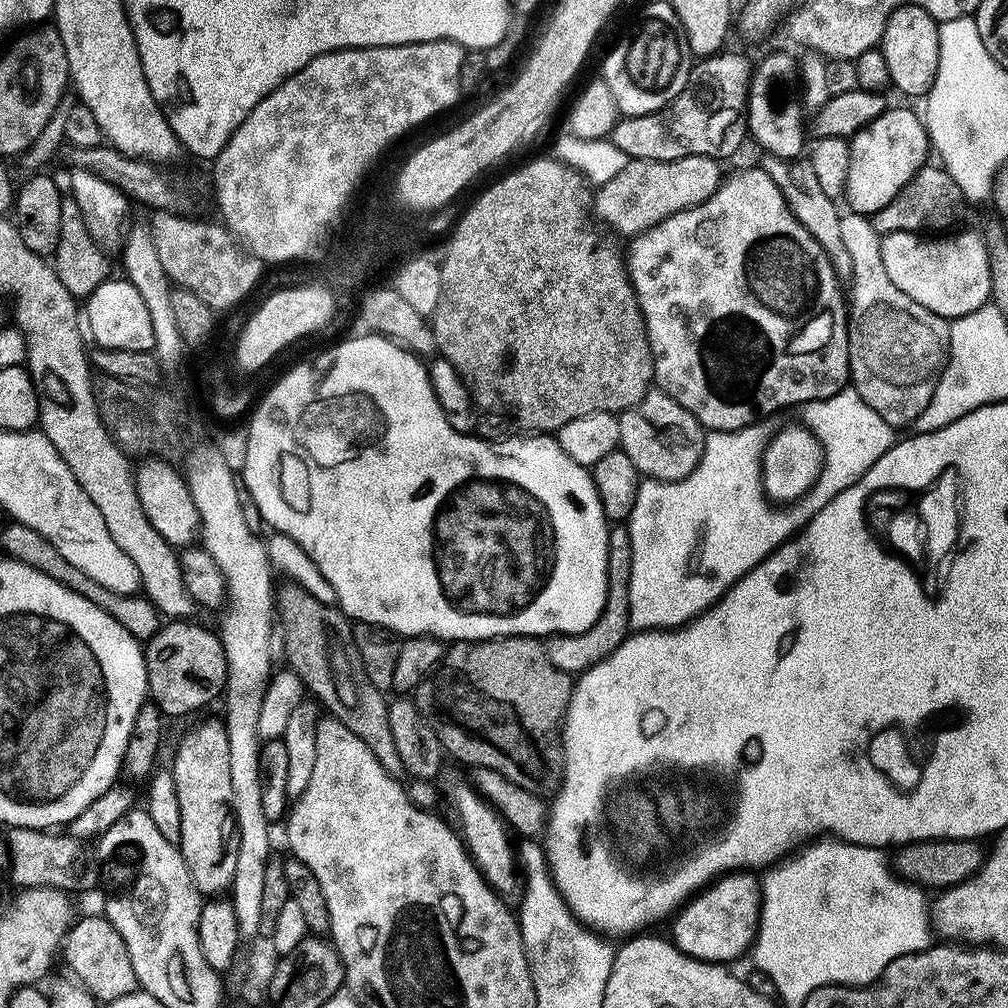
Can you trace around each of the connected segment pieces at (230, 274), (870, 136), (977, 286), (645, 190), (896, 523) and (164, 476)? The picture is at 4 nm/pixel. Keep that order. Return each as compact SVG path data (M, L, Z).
M163 210L155 211L152 216L148 227L162 268L177 285L189 288L213 311L222 312L257 284L264 262L243 247L221 223L198 222L190 216Z
M885 107L884 113L870 126L858 130L858 134L851 137L850 170L846 178L844 196L848 200L848 208L860 216L871 218L918 170L923 168L930 156L930 143L925 121L915 116L908 108Z
M899 232L883 237L880 245L886 274L890 274L890 282L894 282L902 294L910 294L914 302L926 306L926 310L934 310L934 314L955 318L970 314L989 303L992 275L988 246L981 233L980 236L976 232L948 235L952 234L929 238L915 232Z
M687 156L673 160L629 159L620 173L610 178L610 182L595 189L595 219L621 237L641 236L643 232L658 226L658 222L698 206L713 196L720 189L720 168L721 161L715 160L713 156Z
M954 472L936 474L931 480L925 480L925 485L884 484L884 488L872 488L866 494L866 508L860 508L862 531L866 533L866 538L880 534L876 542L878 550L895 557L900 566L910 566L910 576L914 576L914 582L936 584L940 580L949 580L965 528L965 490L966 485Z
M144 458L139 461L134 468L136 477L136 493L138 494L138 502L142 502L142 514L146 514L146 518L150 518L150 526L154 526L154 530L158 530L158 534L162 534L162 538L166 538L166 542L173 546L188 546L197 539L200 530L200 515L198 514L198 506L194 506L194 498L188 489L188 481L176 470L171 463L161 458Z

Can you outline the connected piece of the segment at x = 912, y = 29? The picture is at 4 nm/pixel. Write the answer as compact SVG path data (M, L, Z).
M902 6L890 14L886 22L884 37L878 45L886 58L886 67L890 69L892 88L905 92L908 96L927 97L934 86L934 78L938 74L938 42L940 41L940 24L922 6Z

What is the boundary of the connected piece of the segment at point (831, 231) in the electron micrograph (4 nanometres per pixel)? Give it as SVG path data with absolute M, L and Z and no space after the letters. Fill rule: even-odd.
M765 155L763 159L764 172L770 174L770 178L774 178L774 182L782 190L792 213L806 226L806 230L810 230L810 234L822 246L836 272L836 277L841 282L851 281L854 265L851 262L850 253L842 242L842 222L840 221L842 212L841 209L836 209L837 201L822 191L818 177L814 174L811 159L800 158L795 162L789 162L770 155Z

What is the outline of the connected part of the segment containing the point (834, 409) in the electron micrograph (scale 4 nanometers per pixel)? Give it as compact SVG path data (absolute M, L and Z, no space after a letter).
M851 386L843 388L841 392L834 394L830 398L810 401L808 404L803 405L802 412L804 412L802 424L816 436L817 441L821 444L821 450L824 452L824 464L821 466L820 476L817 478L816 484L809 489L807 495L801 497L798 502L793 503L791 506L785 508L773 506L768 496L765 495L764 485L761 483L761 456L765 450L766 434L764 436L764 432L760 429L761 425L759 423L754 423L748 428L743 428L737 432L708 432L704 437L704 449L700 455L700 461L696 463L696 469L685 480L666 482L665 480L645 479L641 483L640 488L636 491L634 510L630 513L626 521L628 537L630 538L630 554L632 555L632 561L630 562L630 625L633 629L675 630L677 628L683 628L693 618L701 616L706 609L711 608L714 604L718 604L722 597L745 574L752 572L758 567L775 548L779 548L787 540L793 539L796 533L808 523L808 520L814 518L814 514L818 514L818 510L822 510L822 506L826 506L826 502L830 502L830 498L842 494L842 490L854 486L854 482L861 480L866 474L866 470L870 470L870 466L874 466L874 462L878 462L878 458L882 458L882 454L886 454L886 450L892 447L898 439L897 433L885 422L882 414L870 410L870 406L866 406L866 402L862 402L860 395Z

